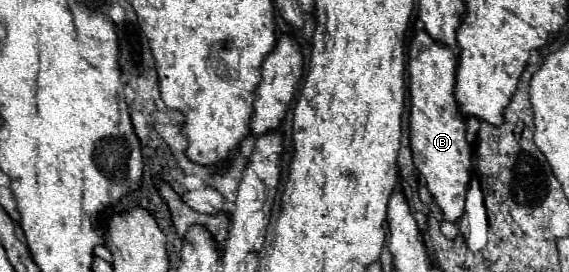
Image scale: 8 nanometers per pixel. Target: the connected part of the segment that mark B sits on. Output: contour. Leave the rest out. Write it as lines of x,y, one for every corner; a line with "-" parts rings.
419,31
409,49
409,95
411,95
411,117
409,117
409,141
413,163
422,177
433,199
439,203
445,219
457,221
463,215
465,195
473,171
471,147
466,139
465,117
457,109
453,95
455,89
457,57
451,47
441,45

